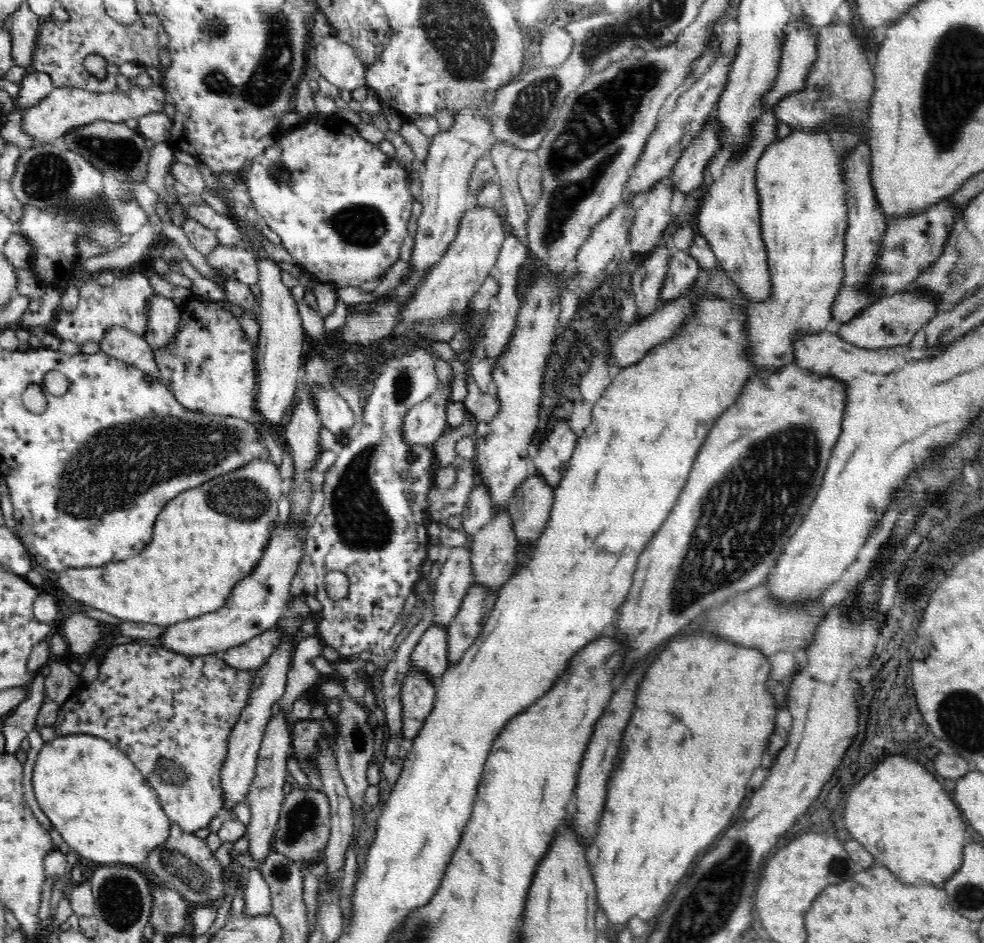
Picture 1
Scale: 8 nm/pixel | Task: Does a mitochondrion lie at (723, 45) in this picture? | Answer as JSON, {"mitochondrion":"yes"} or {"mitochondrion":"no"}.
{"mitochondrion":"no"}

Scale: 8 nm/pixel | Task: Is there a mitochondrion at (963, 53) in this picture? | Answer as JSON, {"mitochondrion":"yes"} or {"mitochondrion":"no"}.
{"mitochondrion":"yes"}

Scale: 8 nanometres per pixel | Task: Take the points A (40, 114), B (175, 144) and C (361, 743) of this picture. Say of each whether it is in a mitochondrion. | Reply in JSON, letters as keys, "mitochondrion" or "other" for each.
{"A":"other","B":"other","C":"mitochondrion"}

